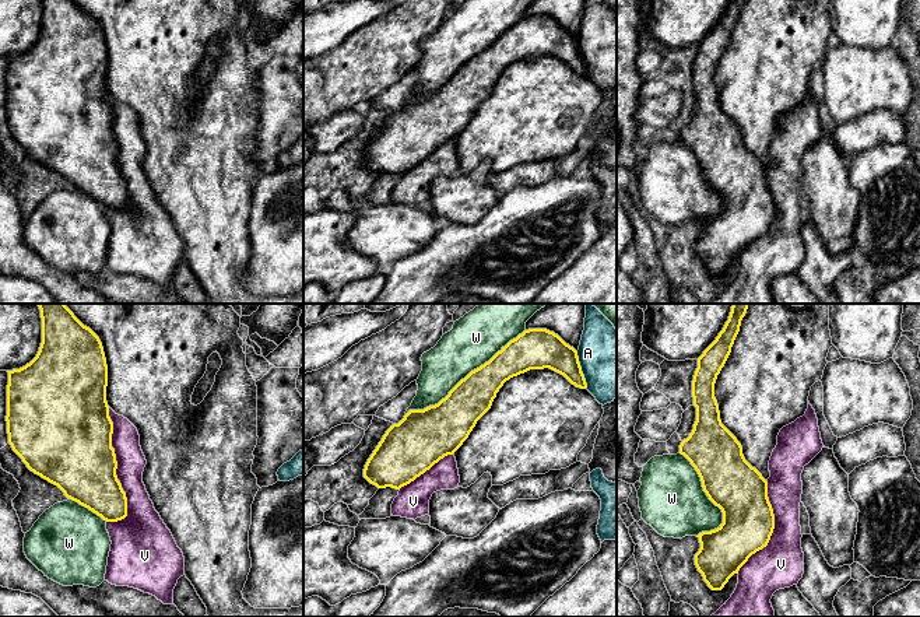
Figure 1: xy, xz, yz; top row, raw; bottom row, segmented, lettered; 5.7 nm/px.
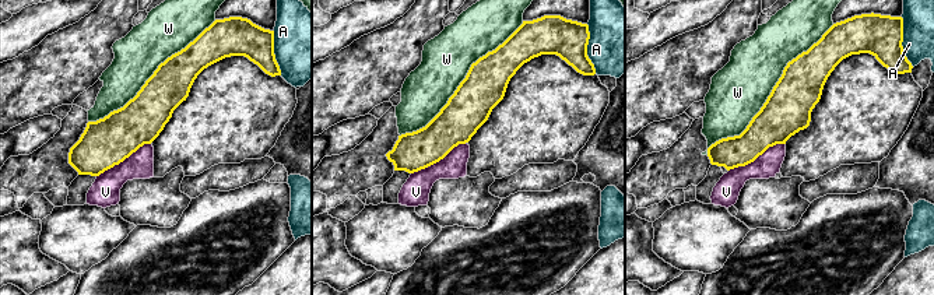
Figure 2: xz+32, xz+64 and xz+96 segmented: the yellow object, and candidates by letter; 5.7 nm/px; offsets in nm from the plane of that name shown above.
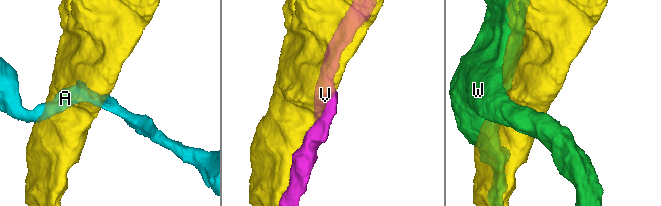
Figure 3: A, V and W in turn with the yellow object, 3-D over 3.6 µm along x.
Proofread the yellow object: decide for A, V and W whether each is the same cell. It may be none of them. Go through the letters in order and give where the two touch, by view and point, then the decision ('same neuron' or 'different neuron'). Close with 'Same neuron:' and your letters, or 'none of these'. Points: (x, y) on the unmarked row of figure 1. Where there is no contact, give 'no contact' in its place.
A: xz (580, 56) | different neuron
V: xy (116, 153) | same neuron
W: xz (466, 63) | different neuron
Same neuron: V

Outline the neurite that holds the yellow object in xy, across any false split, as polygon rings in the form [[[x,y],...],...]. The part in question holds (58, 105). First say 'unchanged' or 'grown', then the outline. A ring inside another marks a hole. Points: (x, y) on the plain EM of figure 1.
grown; [[[41,0],[41,4],[42,29],[36,43],[20,56],[7,57],[8,130],[31,158],[57,172],[67,185],[106,208],[112,231],[105,267],[150,280],[164,291],[173,291],[173,276],[185,262],[185,243],[143,169],[147,147],[137,115],[108,92],[108,52],[102,29],[74,0]]]

